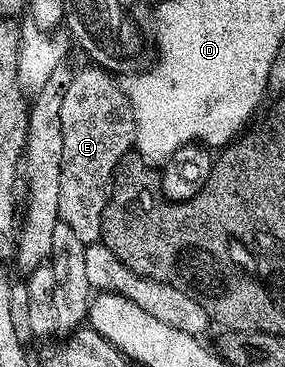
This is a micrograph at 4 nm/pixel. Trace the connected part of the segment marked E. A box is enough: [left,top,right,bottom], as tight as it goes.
[58,68,136,244]

